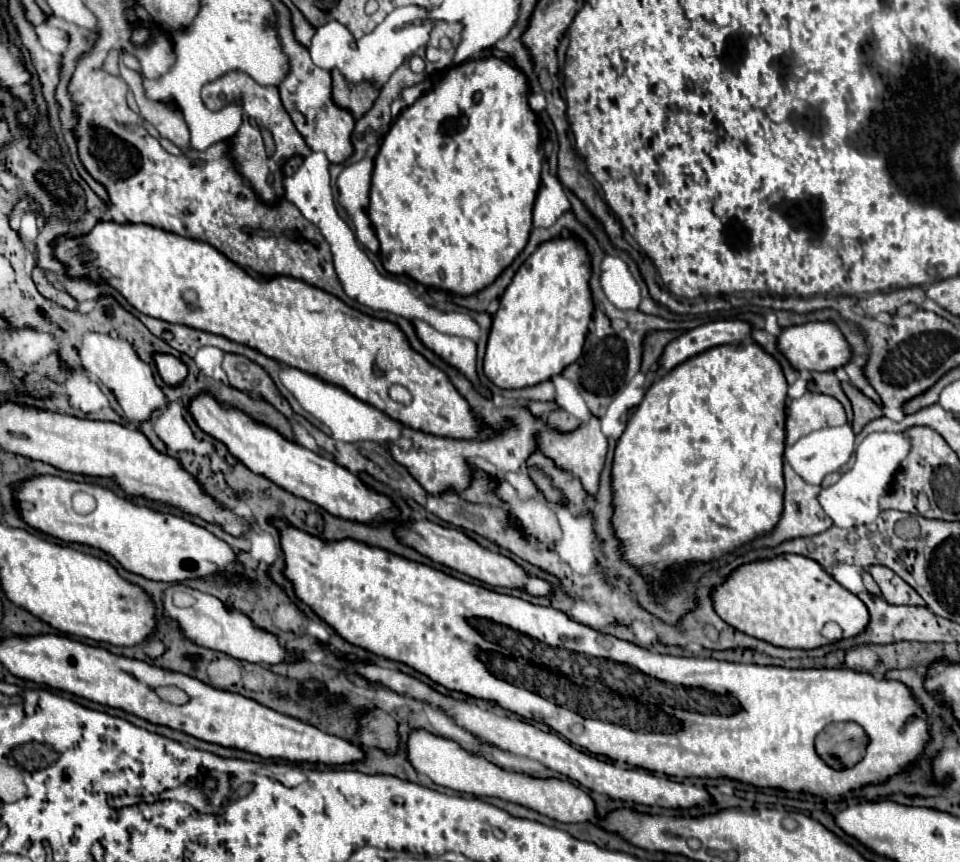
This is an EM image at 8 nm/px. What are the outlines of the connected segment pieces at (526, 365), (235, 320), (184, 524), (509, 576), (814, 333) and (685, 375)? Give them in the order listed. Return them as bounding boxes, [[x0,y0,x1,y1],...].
[[483,240,593,388],[55,222,497,440],[17,476,249,586],[397,520,553,598],[777,320,853,372],[613,342,787,578]]

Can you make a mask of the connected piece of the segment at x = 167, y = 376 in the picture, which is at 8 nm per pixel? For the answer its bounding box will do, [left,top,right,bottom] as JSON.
[153,352,189,388]

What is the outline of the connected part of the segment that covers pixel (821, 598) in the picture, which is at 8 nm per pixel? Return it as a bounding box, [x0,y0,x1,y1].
[711,554,869,648]

